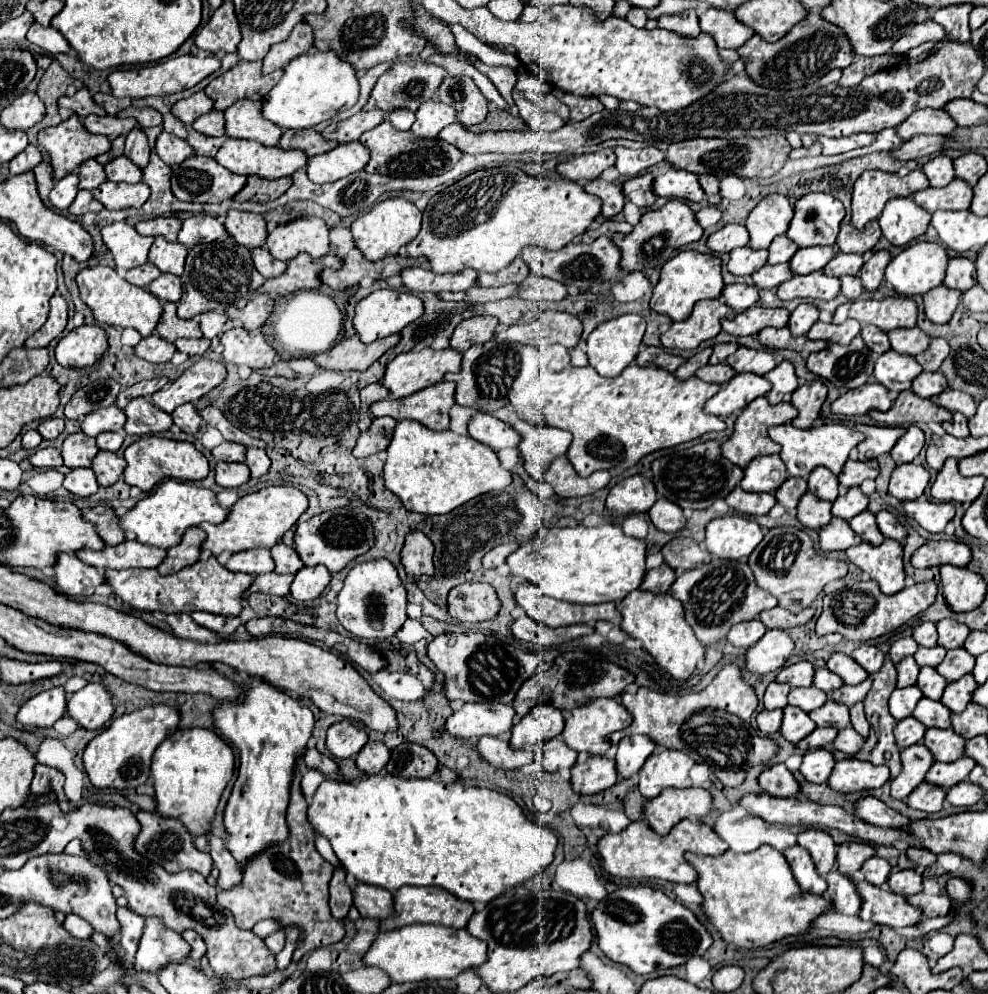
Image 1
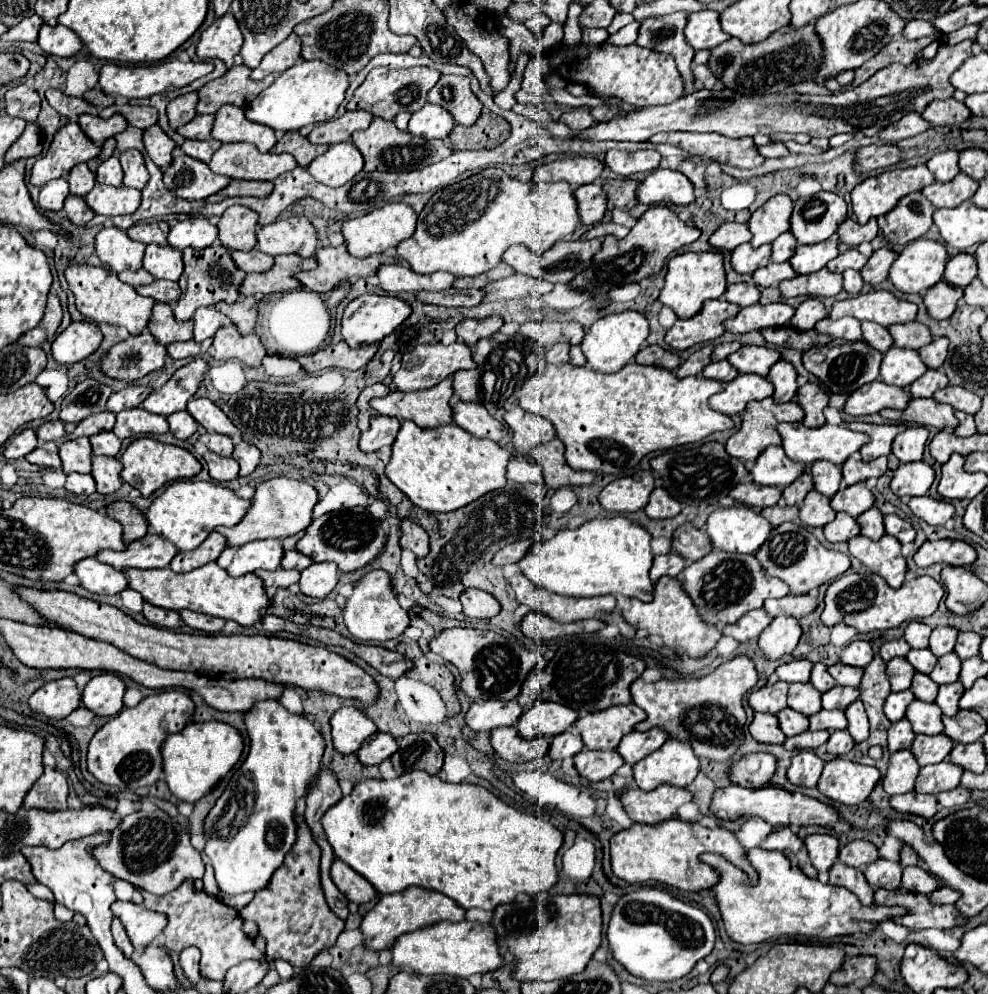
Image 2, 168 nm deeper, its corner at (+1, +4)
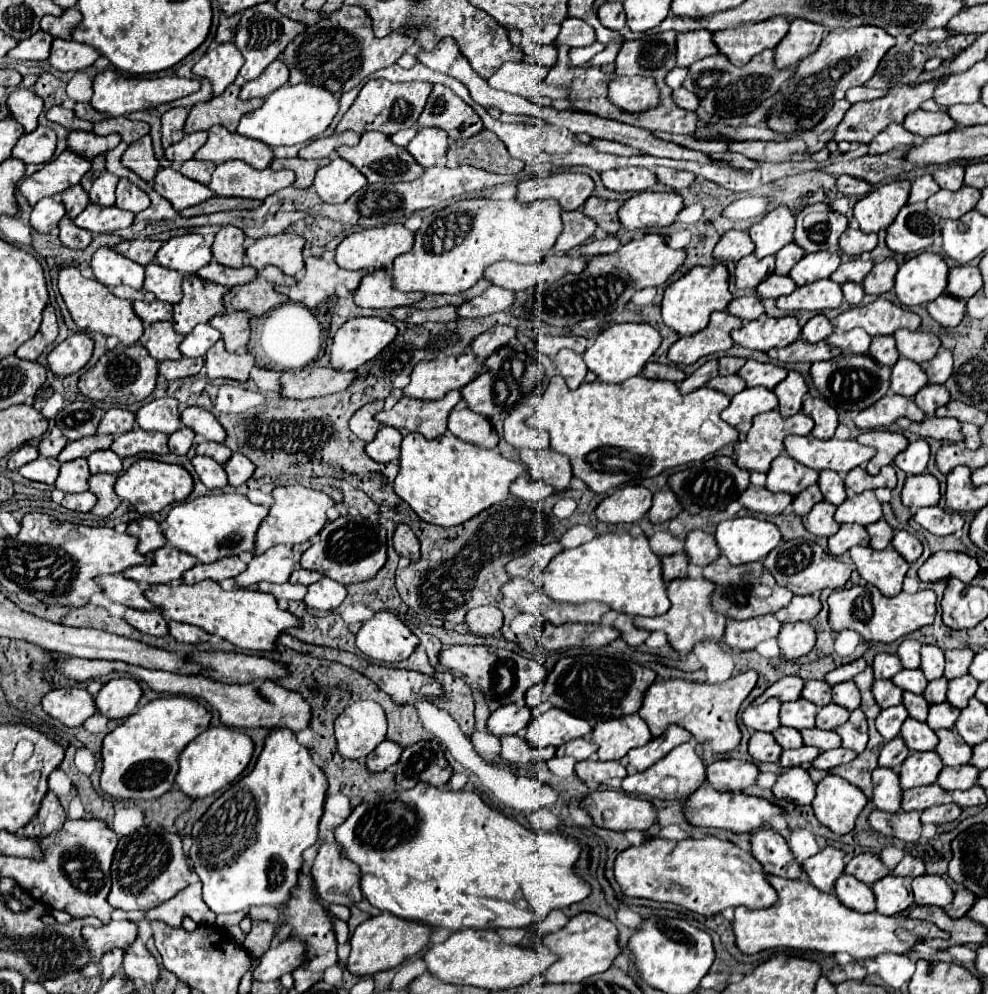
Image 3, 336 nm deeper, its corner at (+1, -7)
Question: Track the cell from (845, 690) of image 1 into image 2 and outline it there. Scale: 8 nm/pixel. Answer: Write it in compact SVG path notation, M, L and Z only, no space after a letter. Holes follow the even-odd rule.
M833 686L829 692L823 694L823 708L825 710L845 710L857 698L859 698L859 690L857 688Z

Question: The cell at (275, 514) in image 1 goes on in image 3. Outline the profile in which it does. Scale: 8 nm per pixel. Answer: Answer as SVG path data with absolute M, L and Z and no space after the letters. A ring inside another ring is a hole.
M293 485L293 487L275 487L273 489L273 499L275 503L269 509L269 515L261 521L257 535L255 535L255 549L253 555L261 555L267 549L271 549L273 545L297 545L297 543L305 543L309 541L313 535L317 535L325 521L327 521L327 509L333 507L333 499L327 497L321 491L313 491L307 489L303 485Z

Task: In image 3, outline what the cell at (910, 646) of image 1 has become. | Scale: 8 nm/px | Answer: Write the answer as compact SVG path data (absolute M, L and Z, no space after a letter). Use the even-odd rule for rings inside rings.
M877 653L875 655L875 661L873 661L875 679L891 679L901 669L903 669L903 665L897 655L891 655L891 653Z

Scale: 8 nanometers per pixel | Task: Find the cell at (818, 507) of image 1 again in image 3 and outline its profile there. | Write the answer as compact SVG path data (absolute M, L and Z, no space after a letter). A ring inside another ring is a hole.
M819 501L815 503L815 507L809 511L809 515L803 517L803 525L809 533L813 535L825 535L831 537L837 533L839 525L833 519L835 513L835 505L827 503L827 501Z

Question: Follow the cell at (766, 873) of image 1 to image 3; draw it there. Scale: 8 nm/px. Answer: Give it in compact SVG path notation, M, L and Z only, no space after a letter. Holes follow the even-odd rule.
M777 875L767 877L769 885L777 891L779 901L767 909L751 911L747 907L735 907L733 933L739 951L755 955L763 949L791 947L791 949L815 949L821 953L849 953L863 961L881 953L905 953L915 941L925 937L943 937L945 933L929 921L903 921L905 917L885 917L877 911L861 915L845 907L835 895L817 891L809 881L791 881Z

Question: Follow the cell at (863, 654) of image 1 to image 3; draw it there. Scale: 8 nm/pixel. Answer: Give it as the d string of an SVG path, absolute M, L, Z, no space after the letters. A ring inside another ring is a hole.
M859 657L859 659L851 661L851 663L847 663L847 665L839 667L839 669L829 671L829 673L825 675L825 681L827 681L829 685L837 685L837 683L841 683L841 681L849 681L849 679L853 679L857 673L865 671L865 667L867 667L865 659Z

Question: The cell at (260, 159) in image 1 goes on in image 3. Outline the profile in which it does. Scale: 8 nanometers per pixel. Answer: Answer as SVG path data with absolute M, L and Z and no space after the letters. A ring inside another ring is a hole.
M241 159L219 163L213 171L209 187L215 195L223 197L247 197L247 199L265 199L271 193L293 185L293 171L273 171L273 169L255 169Z

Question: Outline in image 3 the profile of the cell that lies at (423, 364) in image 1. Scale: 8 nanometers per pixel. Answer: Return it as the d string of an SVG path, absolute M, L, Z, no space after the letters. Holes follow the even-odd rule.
M473 353L419 361L413 367L411 383L403 389L403 395L413 399L438 400L451 389L465 387L483 371L483 365Z

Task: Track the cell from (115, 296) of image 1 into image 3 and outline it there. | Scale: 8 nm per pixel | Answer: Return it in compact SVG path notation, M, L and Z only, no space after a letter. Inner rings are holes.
M65 267L59 271L59 293L79 329L87 333L95 331L101 335L115 335L123 345L135 345L143 335L143 321L133 311L133 305L127 299L115 297L97 279L85 279L79 269Z

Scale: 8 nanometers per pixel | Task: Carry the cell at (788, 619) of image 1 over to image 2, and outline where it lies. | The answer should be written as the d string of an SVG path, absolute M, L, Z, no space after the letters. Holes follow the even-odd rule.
M801 594L801 596L785 596L785 598L769 598L765 600L765 612L775 618L777 614L787 614L787 616L793 616L793 618L801 618L809 612L813 612L817 608L817 598L809 596L809 594Z

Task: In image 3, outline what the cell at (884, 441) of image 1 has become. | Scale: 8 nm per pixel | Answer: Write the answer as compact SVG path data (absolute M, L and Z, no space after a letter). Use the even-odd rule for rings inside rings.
M865 431L857 437L857 441L861 445L869 445L869 447L877 449L875 457L867 463L867 473L869 475L877 475L881 467L891 465L895 455L901 453L909 445L905 435L891 433L891 431Z

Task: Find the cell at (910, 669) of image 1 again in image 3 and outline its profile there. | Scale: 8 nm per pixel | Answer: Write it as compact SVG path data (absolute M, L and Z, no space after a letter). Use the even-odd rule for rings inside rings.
M877 679L873 683L873 695L875 695L875 701L883 709L887 709L891 705L899 705L903 701L903 689L895 687L895 683L891 679Z

